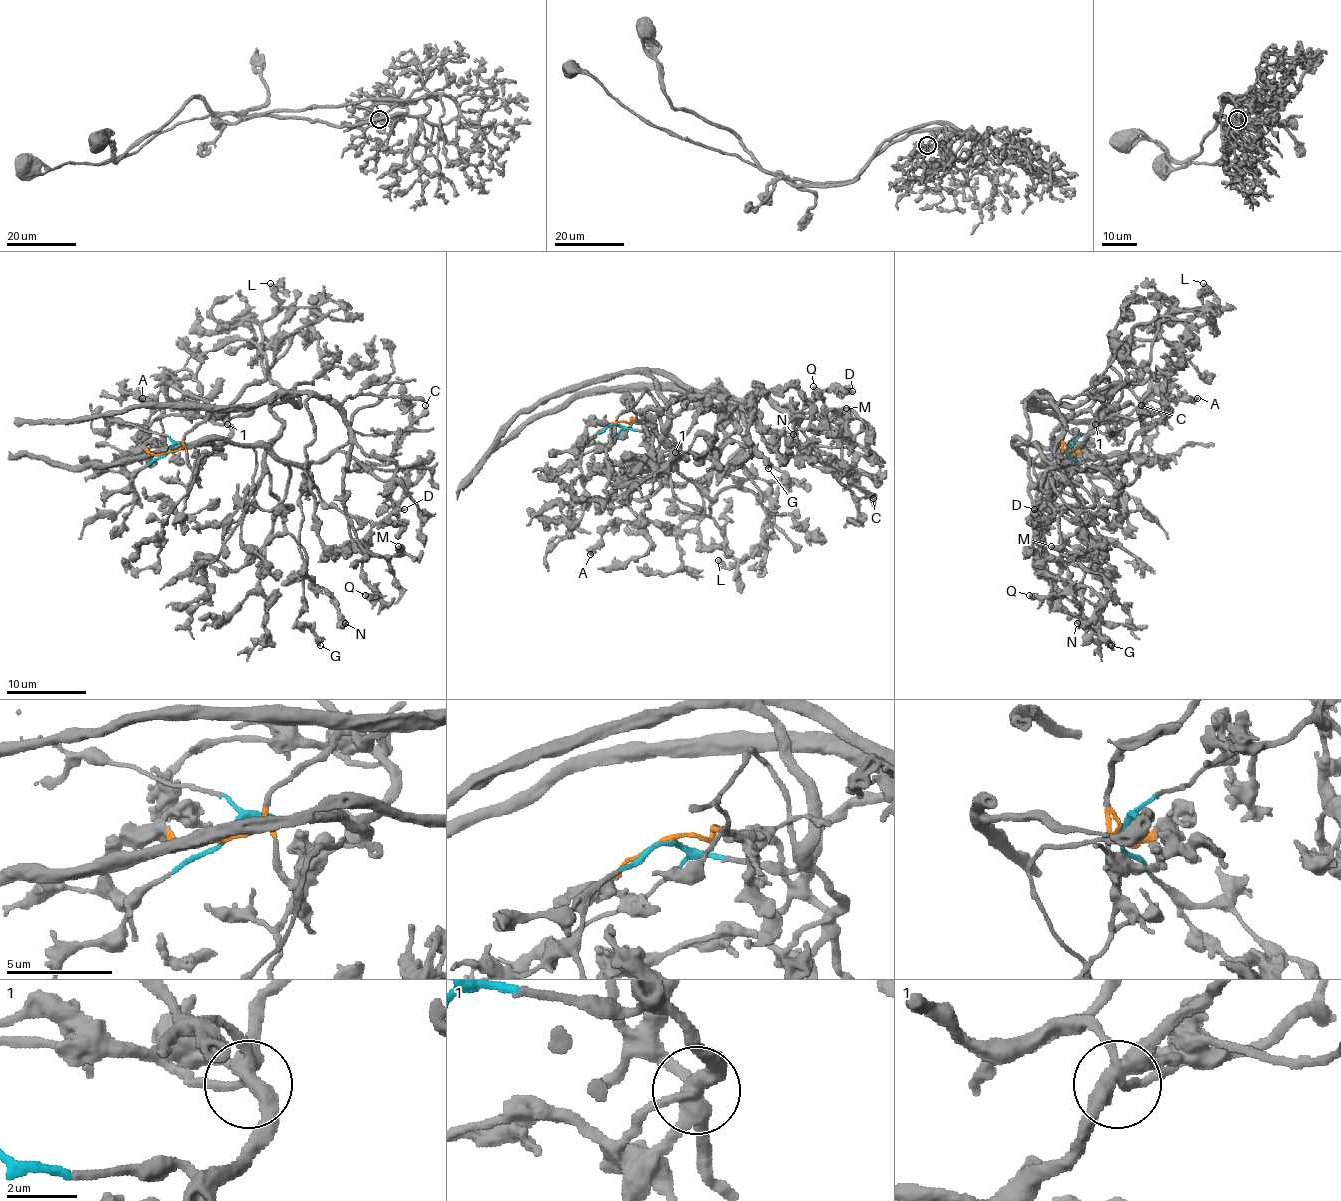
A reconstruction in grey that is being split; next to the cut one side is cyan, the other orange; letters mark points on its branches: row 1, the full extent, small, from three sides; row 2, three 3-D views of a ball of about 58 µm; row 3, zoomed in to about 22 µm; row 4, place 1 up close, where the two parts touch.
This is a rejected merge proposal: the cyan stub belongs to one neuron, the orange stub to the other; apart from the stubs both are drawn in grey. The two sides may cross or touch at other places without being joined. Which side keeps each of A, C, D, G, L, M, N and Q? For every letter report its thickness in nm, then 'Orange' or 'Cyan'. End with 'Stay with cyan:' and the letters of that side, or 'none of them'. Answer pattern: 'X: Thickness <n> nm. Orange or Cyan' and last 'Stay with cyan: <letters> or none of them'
A: Thickness 550 nm. Cyan
C: Thickness 400 nm. Orange
D: Thickness 400 nm. Orange
G: Thickness 320 nm. Cyan
L: Thickness 550 nm. Cyan
M: Thickness 440 nm. Cyan
N: Thickness 440 nm. Cyan
Q: Thickness 500 nm. Cyan
Stay with cyan: A, G, L, M, N, Q

